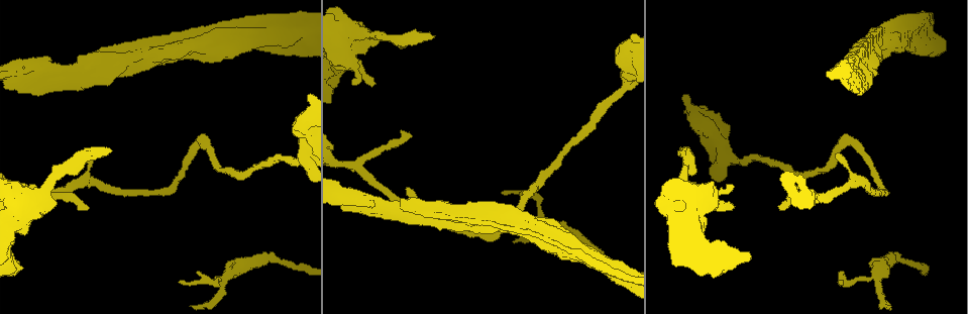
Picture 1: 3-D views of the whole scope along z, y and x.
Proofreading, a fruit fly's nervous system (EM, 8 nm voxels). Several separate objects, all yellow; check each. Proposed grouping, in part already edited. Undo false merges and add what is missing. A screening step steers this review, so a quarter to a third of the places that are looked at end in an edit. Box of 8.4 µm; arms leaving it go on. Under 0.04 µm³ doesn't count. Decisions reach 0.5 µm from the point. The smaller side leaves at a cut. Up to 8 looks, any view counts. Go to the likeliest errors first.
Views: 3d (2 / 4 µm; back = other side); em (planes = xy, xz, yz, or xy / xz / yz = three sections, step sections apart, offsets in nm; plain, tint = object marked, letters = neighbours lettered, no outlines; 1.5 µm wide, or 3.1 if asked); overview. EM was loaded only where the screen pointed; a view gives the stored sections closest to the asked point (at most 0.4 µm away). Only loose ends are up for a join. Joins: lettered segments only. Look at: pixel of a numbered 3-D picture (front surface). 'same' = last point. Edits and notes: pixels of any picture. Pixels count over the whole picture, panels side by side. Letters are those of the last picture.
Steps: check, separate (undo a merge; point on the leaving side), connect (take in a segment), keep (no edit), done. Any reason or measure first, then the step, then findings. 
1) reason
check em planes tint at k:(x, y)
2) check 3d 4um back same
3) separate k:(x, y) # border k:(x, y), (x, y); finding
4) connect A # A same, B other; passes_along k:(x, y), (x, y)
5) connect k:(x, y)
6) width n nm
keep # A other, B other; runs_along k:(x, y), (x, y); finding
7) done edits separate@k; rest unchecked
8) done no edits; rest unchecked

free end
check em yz step 4 tint at 1:(110, 148)

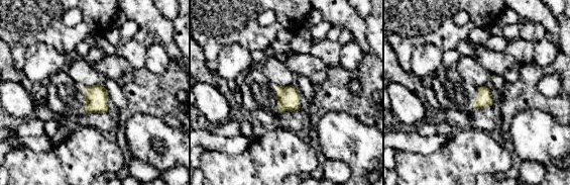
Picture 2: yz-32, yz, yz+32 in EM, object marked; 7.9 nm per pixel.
check em planes letters same

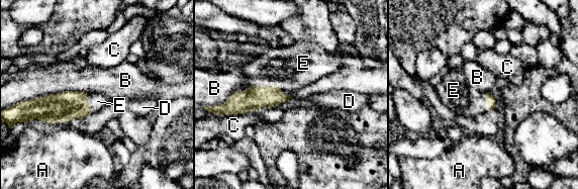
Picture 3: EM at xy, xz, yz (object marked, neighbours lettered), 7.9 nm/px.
connect E # A other, B other, C other, D other, E same; passes_along 3:(255, 97), (271, 86), (294, 67); it goes on there

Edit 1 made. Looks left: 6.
see it whole again
check overview

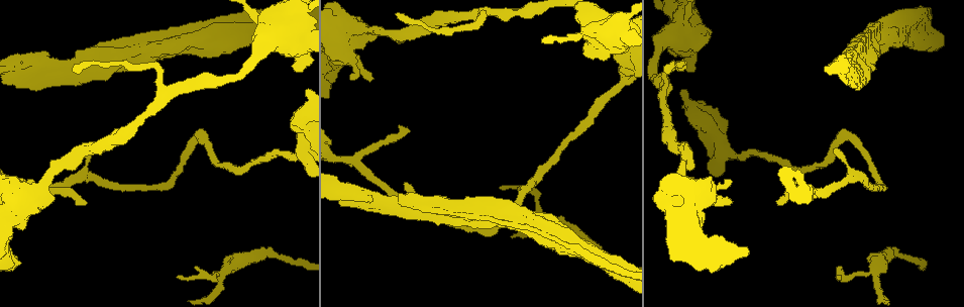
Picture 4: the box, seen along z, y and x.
check em planes letters at 4:(77, 202)

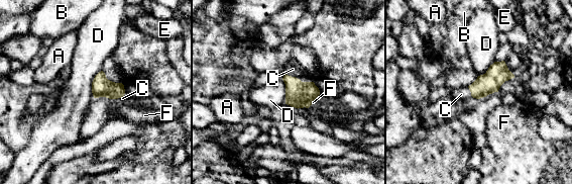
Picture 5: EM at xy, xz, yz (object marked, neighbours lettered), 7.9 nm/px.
connect C # A other, B other, C same, D other, E other, F other; passes_along 5:(299, 94), (291, 76), (293, 69); the cell continues

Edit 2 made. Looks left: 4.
check overview

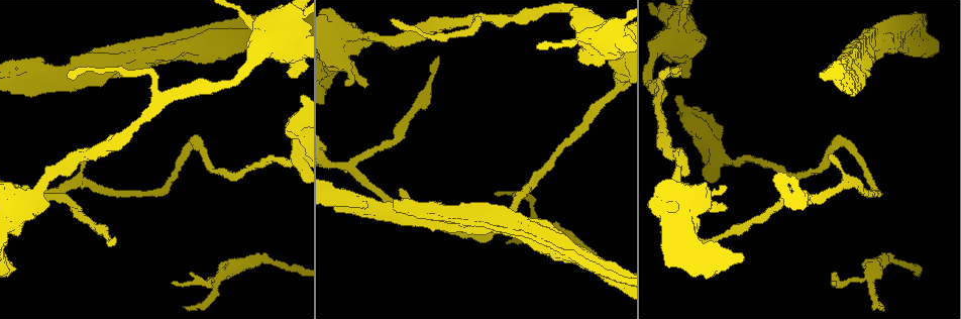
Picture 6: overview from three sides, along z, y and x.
branch stops here
check 3d 2um at 6:(831, 283)

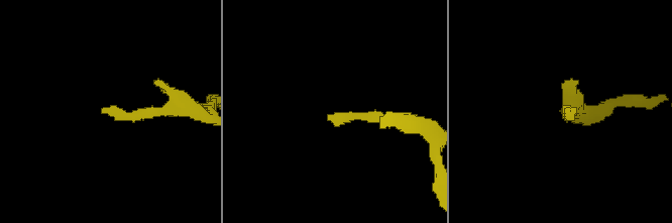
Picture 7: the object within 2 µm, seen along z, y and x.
now the EM
check em xy step 4 letters at 7:(564, 112)

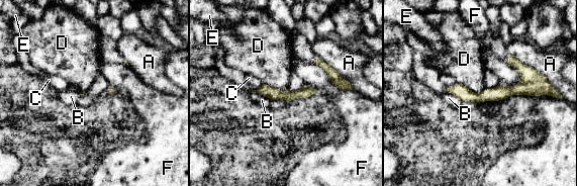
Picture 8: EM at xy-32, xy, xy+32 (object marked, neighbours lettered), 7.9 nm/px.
check em planes letters same

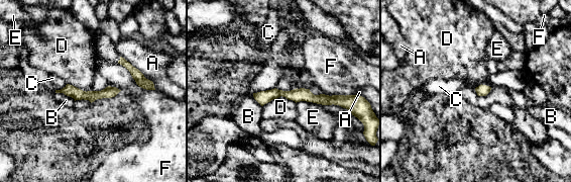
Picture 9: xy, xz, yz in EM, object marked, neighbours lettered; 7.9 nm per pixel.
width 100 nm; longest_contact A 400 nm
keep # A other, B other, C other, D other, E other, F other; none of them fits

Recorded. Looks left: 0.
done edits connect@3, connect@5; rest unchecked

